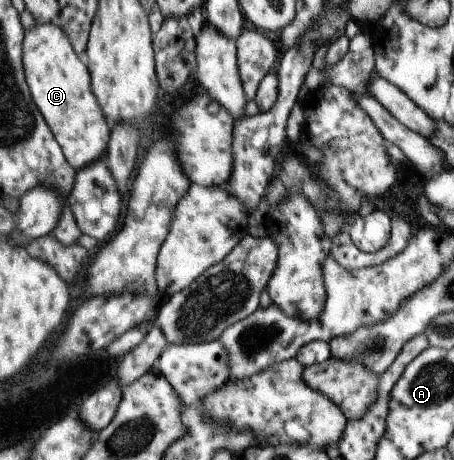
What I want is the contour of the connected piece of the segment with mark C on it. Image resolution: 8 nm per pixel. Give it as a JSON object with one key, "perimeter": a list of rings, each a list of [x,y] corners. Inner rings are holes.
{"perimeter":[[[35,24],[24,31],[21,60],[31,100],[59,144],[67,164],[78,171],[104,156],[110,125],[91,92],[87,67],[73,52],[65,32],[55,24]]]}

